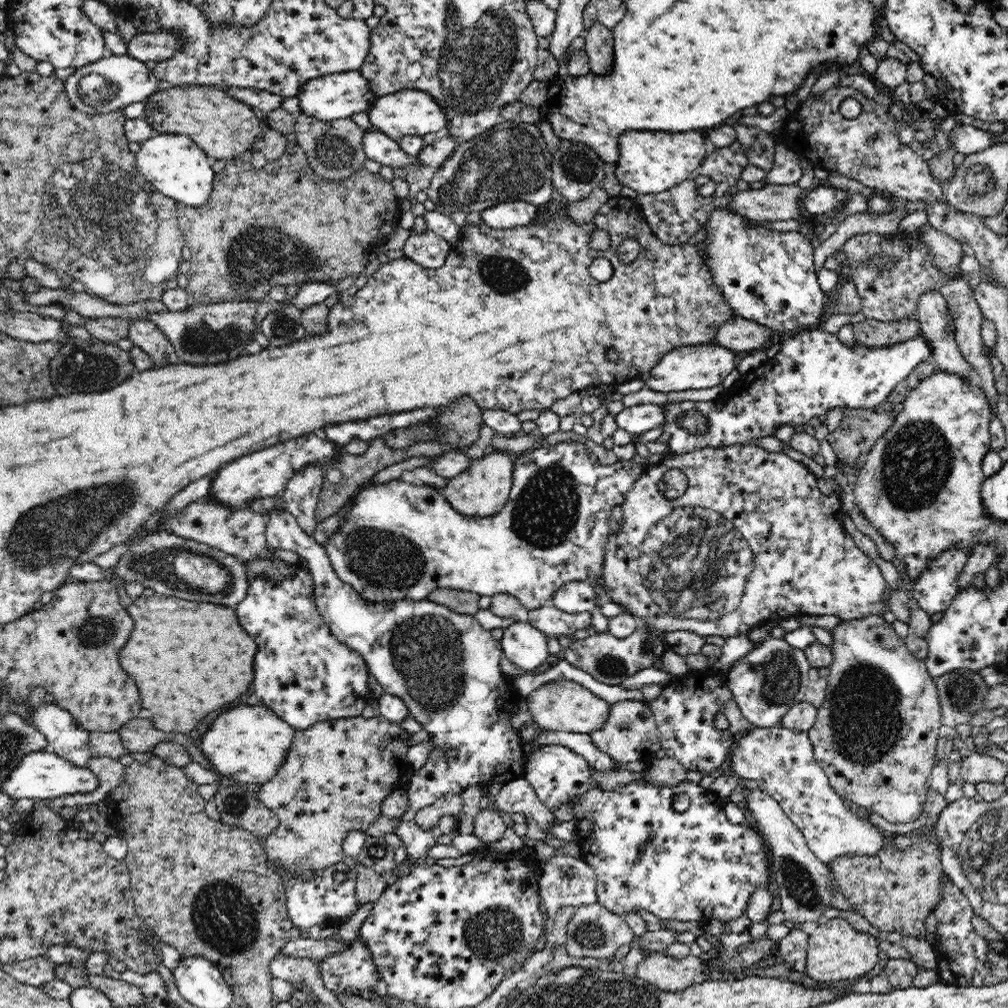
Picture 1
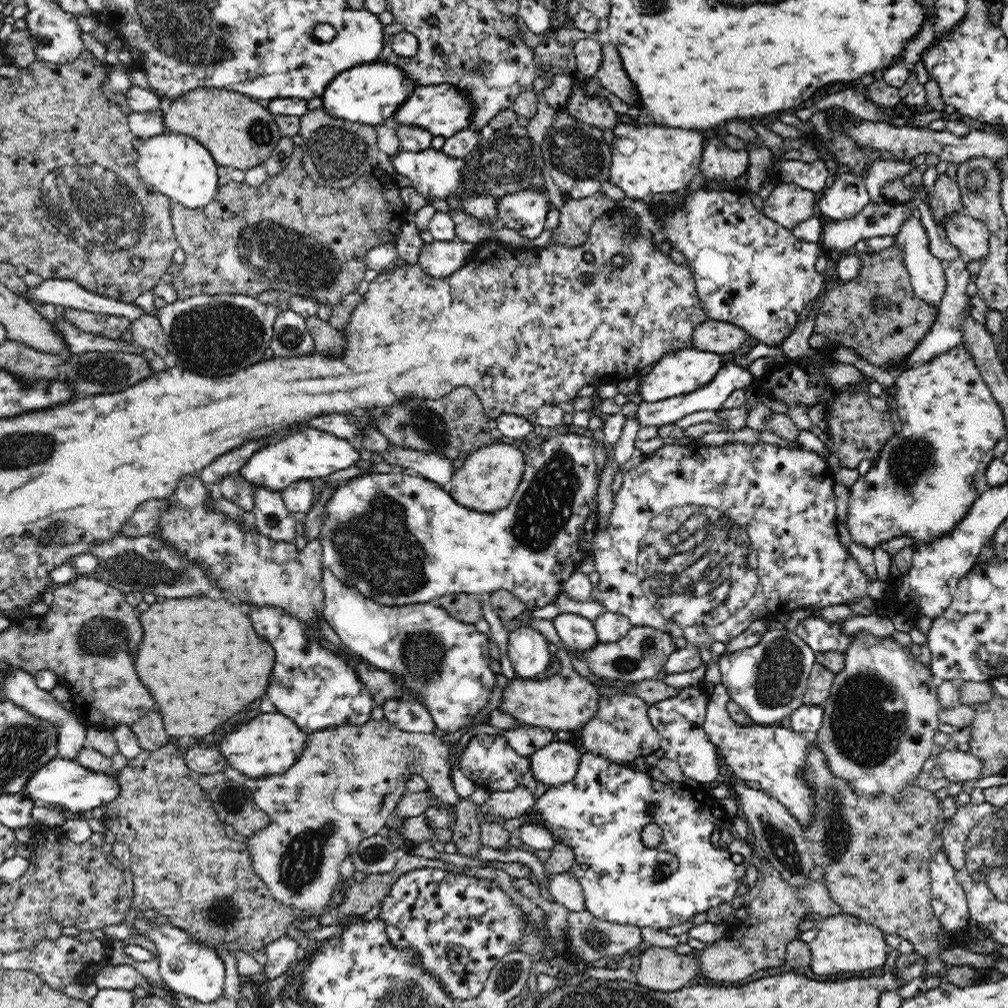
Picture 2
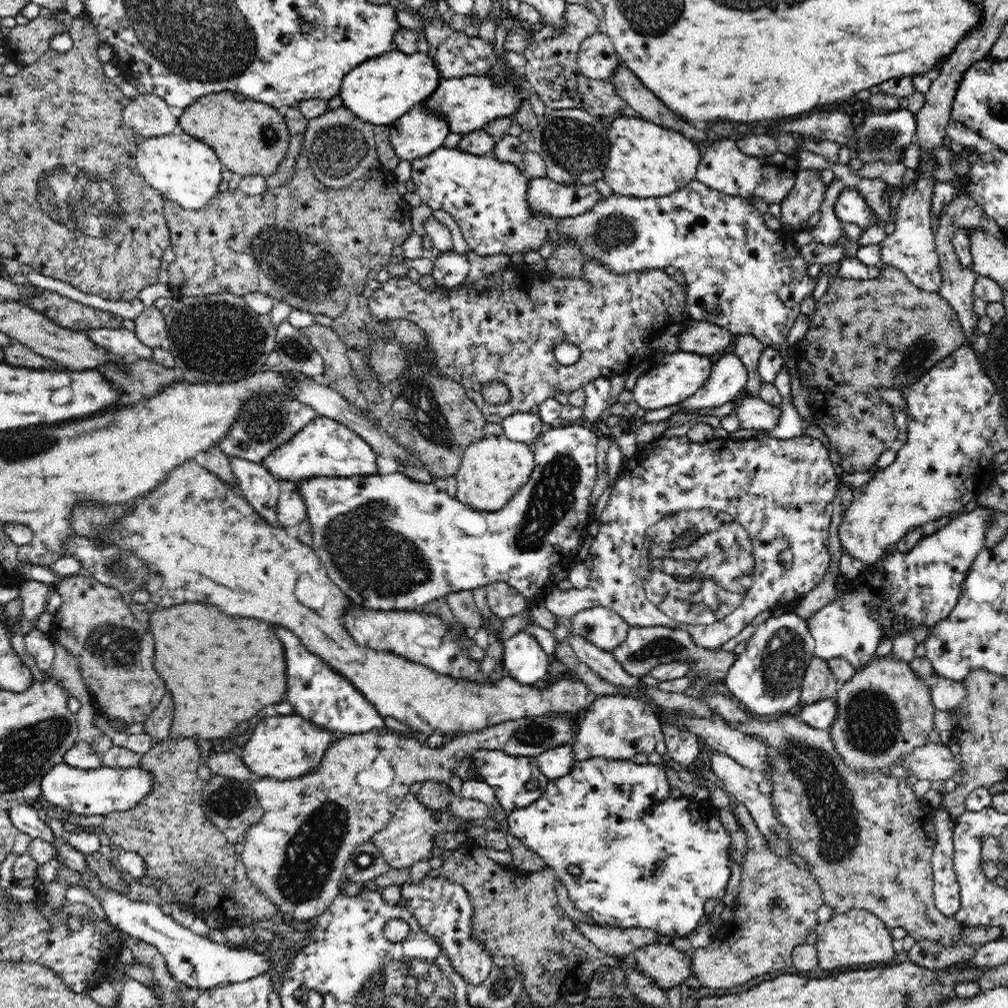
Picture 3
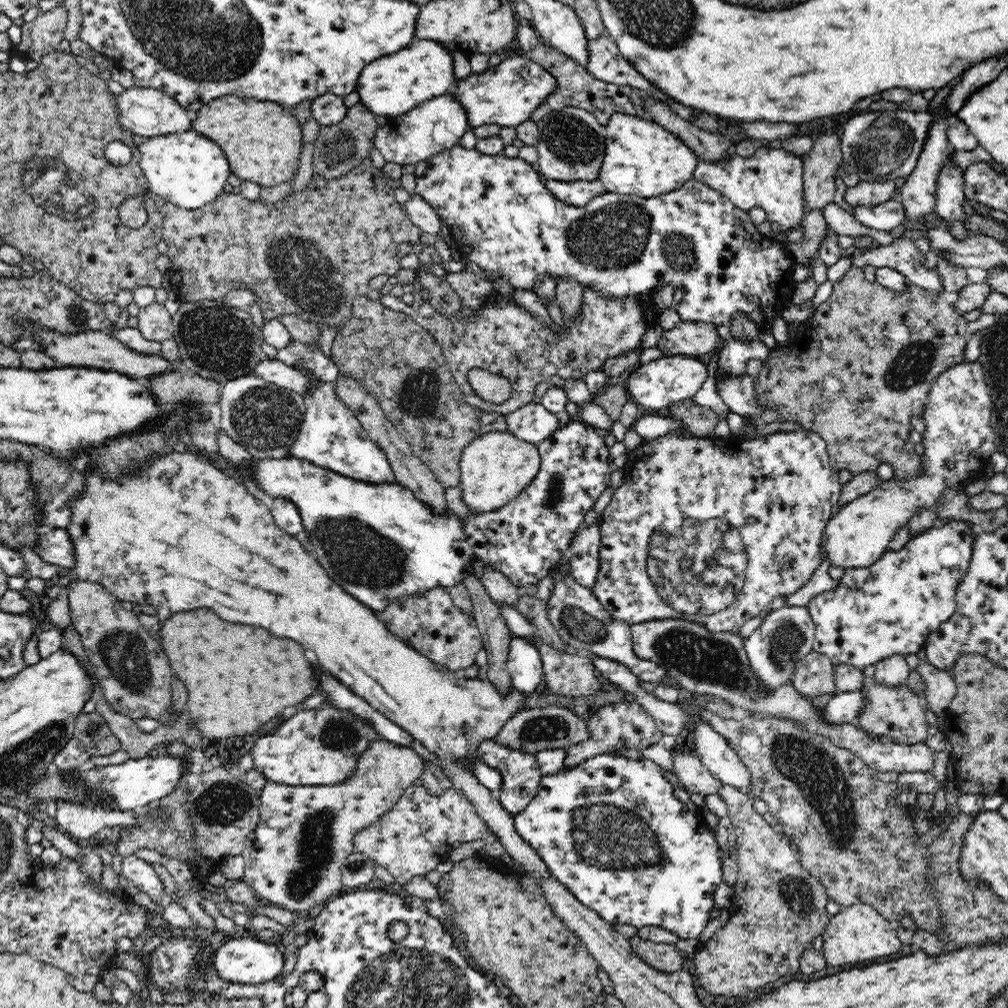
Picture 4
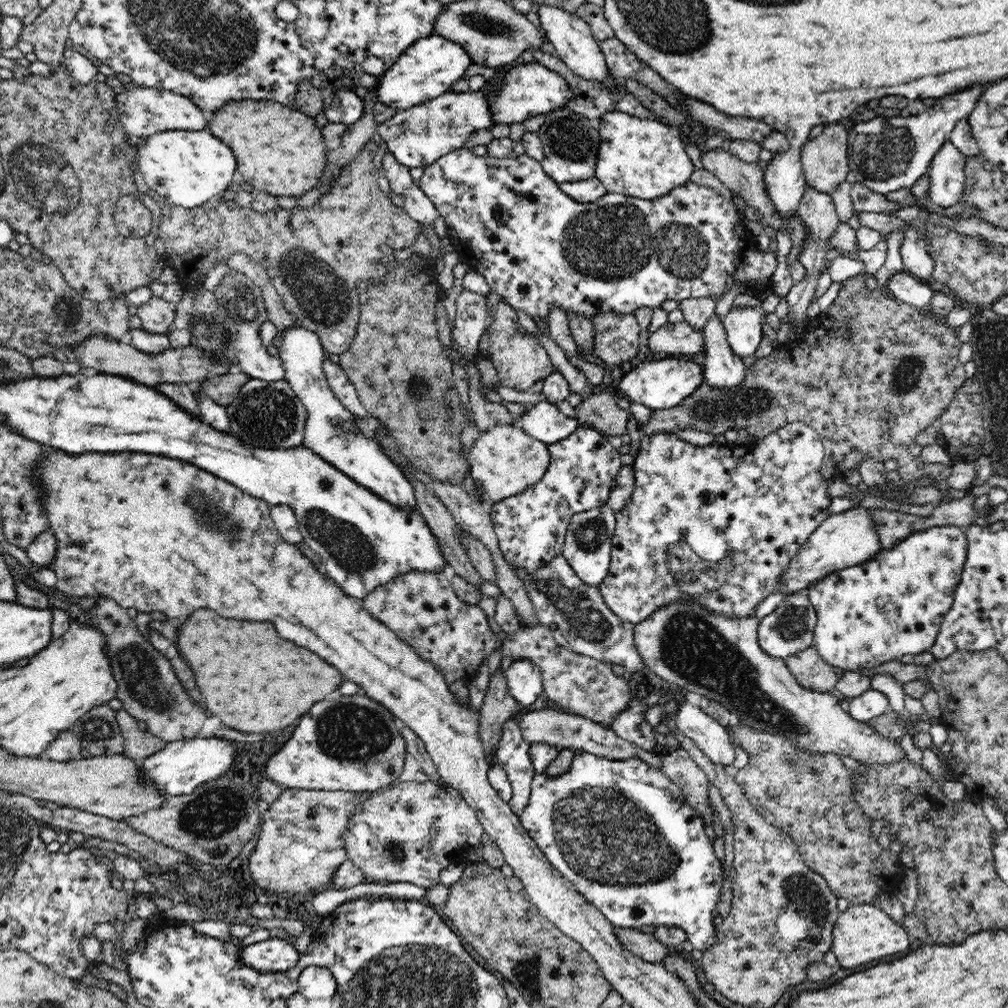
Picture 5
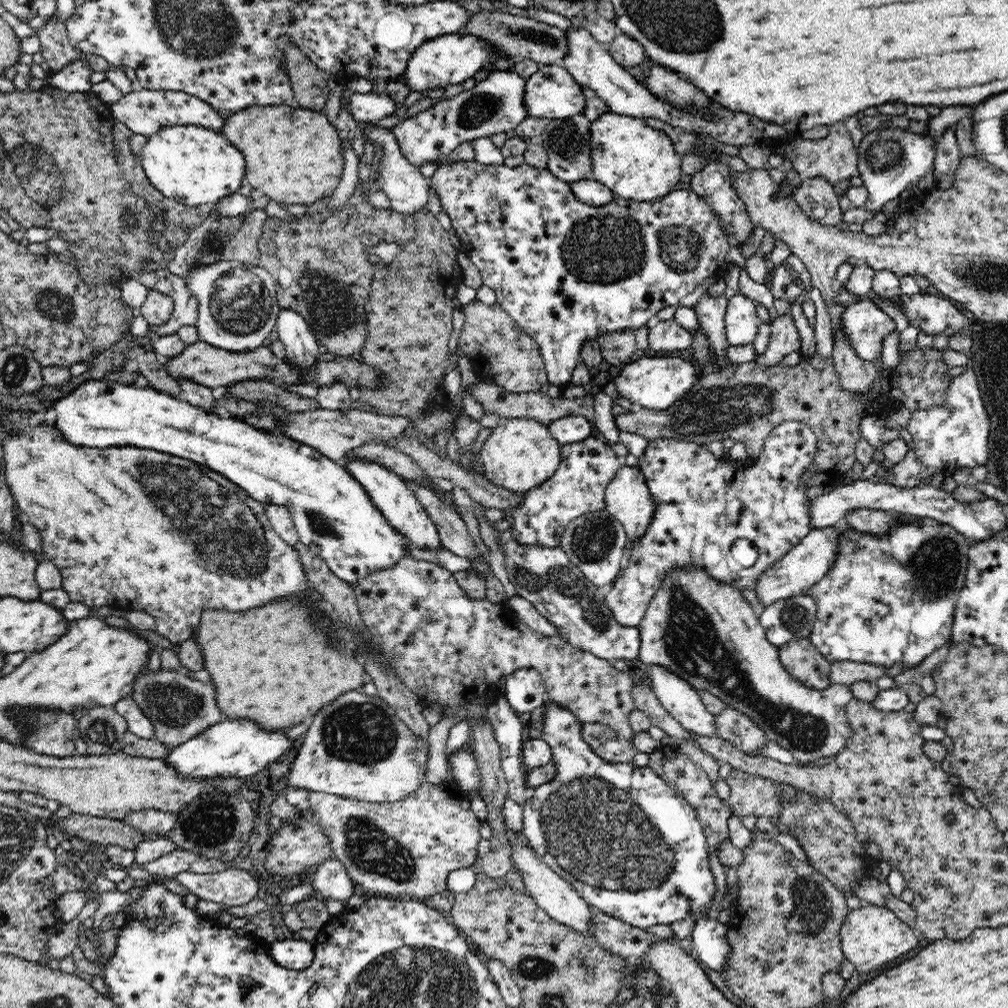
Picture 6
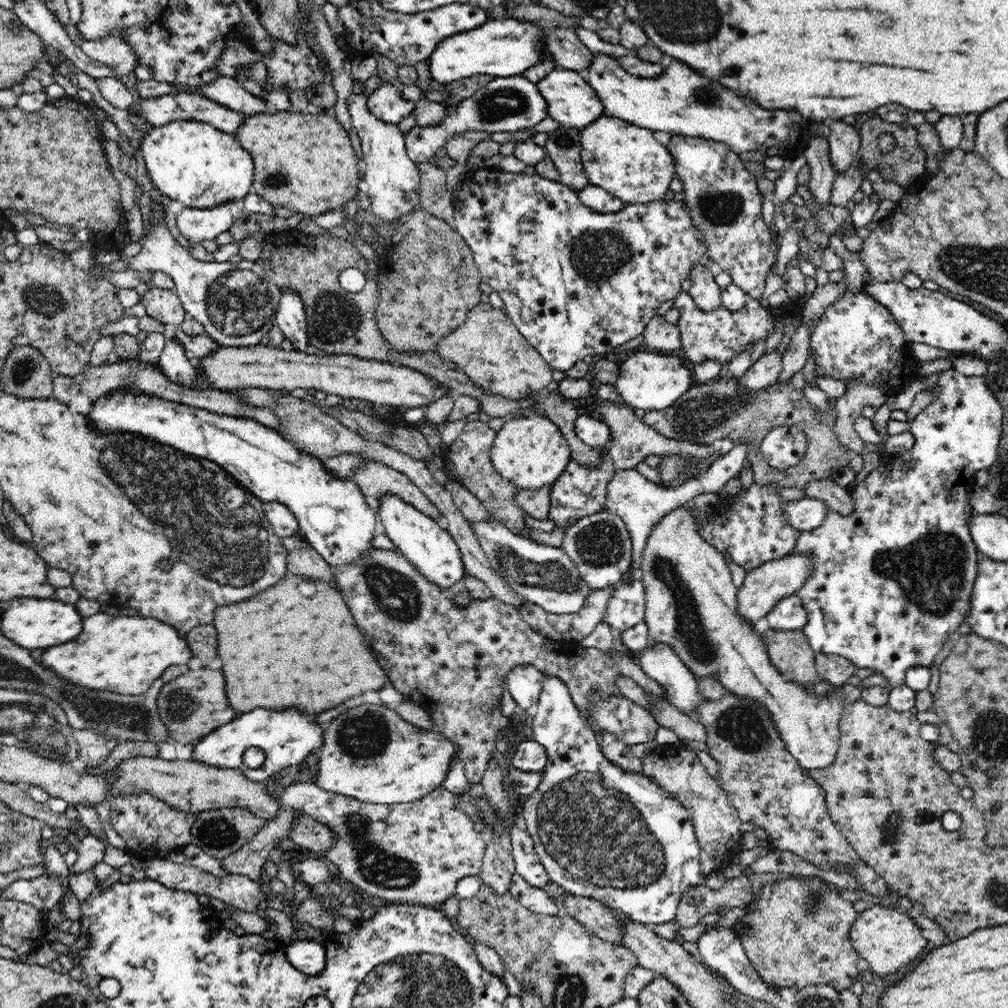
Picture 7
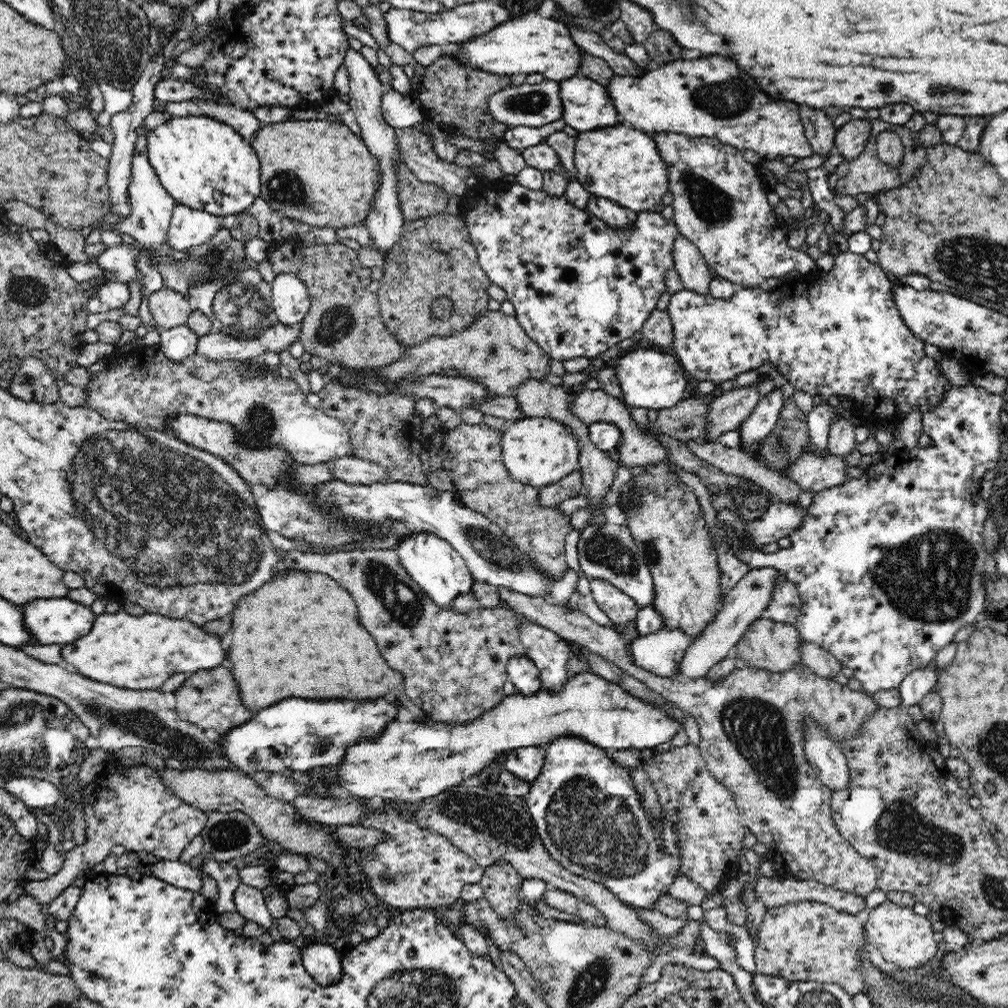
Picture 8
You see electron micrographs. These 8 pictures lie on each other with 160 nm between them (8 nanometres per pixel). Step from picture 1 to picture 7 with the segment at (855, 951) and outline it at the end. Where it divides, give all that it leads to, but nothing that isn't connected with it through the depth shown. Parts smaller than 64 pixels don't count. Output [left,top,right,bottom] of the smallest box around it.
[849,905,928,976]

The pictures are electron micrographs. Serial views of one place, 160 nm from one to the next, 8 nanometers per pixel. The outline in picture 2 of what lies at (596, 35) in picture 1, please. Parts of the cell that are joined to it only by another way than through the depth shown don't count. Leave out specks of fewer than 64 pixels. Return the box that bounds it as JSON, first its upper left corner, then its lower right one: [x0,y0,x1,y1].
[594,42,636,106]

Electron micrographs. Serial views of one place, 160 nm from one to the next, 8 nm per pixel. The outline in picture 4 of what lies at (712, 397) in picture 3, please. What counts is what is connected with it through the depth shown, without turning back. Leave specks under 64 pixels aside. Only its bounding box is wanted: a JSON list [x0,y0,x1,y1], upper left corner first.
[717,337,771,376]

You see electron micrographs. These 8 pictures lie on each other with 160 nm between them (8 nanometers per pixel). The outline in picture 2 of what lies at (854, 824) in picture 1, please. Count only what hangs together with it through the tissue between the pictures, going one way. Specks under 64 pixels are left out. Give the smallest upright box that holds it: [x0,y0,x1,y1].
[704,683,814,829]

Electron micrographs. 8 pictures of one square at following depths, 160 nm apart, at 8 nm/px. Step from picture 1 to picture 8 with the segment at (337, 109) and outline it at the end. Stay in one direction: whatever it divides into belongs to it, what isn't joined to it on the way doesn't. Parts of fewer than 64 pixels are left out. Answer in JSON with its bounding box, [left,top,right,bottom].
[446,12,582,82]

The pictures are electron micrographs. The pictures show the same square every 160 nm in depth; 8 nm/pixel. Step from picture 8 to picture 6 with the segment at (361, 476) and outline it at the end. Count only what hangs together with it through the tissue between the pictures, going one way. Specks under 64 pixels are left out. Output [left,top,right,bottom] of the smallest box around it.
[404,480,480,560]

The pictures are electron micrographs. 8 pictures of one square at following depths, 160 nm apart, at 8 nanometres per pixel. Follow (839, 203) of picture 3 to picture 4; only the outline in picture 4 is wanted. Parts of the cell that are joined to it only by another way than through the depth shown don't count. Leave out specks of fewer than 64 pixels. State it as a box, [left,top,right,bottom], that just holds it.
[853,198,908,232]

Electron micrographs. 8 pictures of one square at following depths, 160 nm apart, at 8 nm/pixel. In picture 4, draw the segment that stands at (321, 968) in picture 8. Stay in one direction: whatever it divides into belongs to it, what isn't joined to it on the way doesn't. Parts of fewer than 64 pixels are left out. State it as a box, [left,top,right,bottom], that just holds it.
[211,932,285,984]

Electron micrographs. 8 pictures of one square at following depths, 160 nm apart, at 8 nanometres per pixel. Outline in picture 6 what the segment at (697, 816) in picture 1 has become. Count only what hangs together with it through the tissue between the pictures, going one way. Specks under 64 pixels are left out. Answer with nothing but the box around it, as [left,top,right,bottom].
[521,701,731,974]

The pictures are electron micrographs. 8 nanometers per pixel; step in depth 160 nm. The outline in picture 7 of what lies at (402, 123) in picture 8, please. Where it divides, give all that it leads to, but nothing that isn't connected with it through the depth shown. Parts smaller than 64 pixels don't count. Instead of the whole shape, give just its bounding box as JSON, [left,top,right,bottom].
[368,83,415,124]

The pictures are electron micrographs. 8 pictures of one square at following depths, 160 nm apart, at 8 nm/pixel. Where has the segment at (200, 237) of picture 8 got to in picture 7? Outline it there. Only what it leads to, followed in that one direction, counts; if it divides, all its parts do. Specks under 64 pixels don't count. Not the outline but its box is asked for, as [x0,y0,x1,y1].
[177,201,242,244]

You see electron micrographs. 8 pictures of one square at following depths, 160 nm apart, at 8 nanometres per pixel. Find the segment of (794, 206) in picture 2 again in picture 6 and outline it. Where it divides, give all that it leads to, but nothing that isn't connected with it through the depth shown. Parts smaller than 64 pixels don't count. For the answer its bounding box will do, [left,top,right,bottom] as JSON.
[784,121,860,186]

